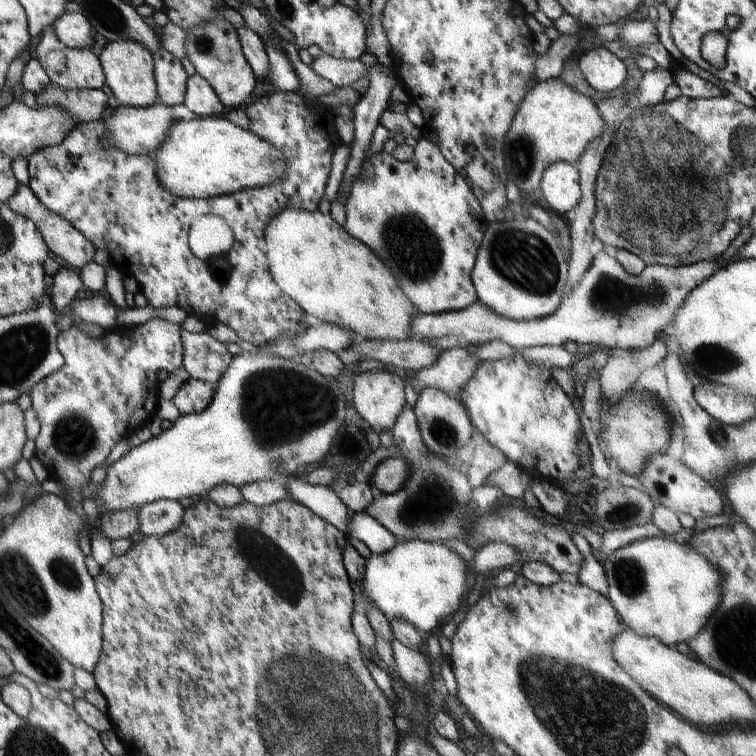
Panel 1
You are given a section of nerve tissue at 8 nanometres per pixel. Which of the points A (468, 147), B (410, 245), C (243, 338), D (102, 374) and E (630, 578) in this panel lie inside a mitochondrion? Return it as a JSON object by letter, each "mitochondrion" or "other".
{"A":"other","B":"mitochondrion","C":"other","D":"other","E":"mitochondrion"}

